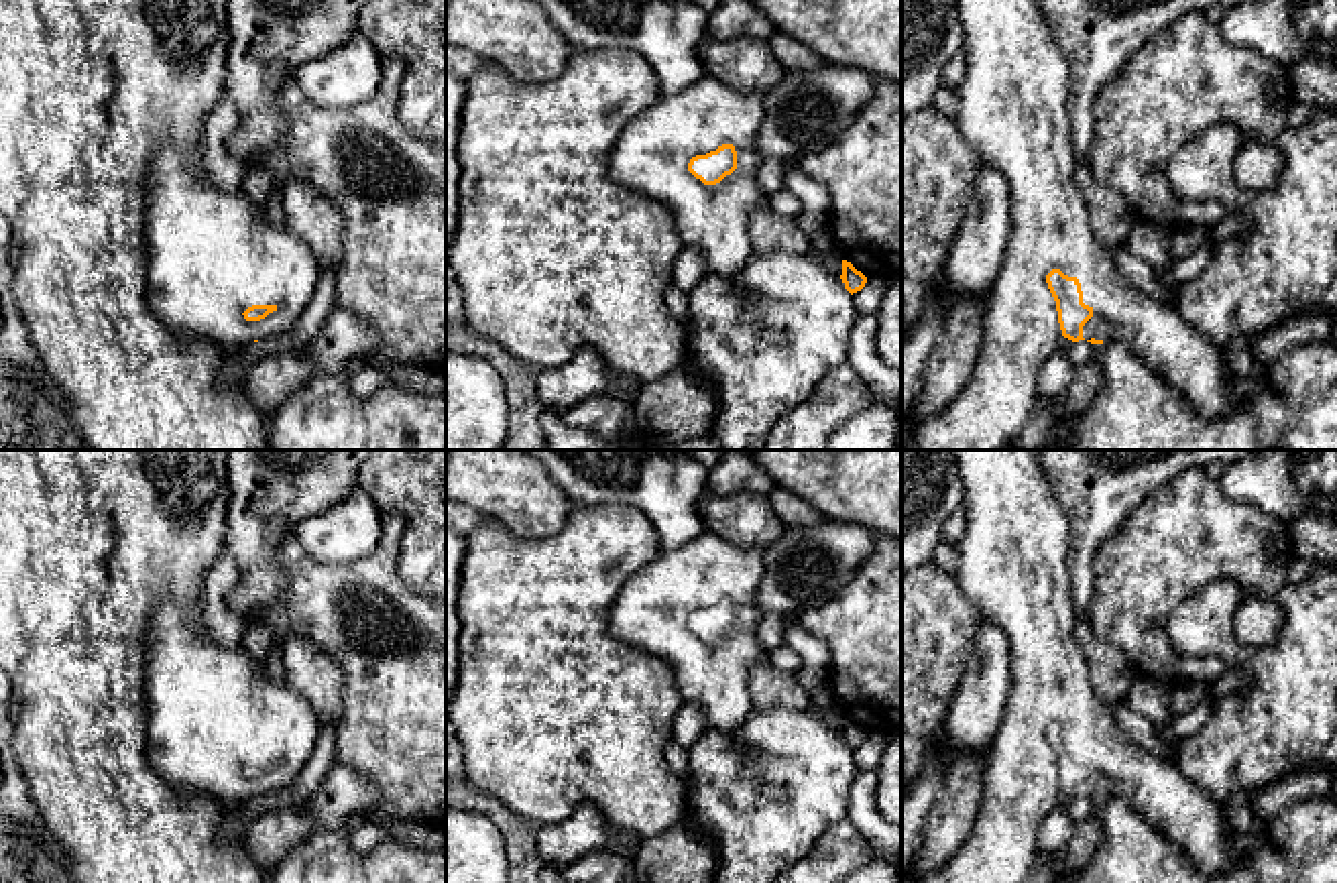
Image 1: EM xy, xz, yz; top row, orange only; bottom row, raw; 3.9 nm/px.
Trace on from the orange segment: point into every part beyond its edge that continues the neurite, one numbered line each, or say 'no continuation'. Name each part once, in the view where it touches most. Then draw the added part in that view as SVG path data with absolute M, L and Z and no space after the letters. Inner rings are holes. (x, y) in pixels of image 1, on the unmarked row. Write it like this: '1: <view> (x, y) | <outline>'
1: yz (1012, 564) | M954 450L965 484L965 535L956 543L956 580L981 619L995 623L1009 641L1011 690L1005 718L991 745L983 800L956 855L918 883L1024 883L1040 855L1040 828L1054 808L1074 800L1062 791L1056 757L1046 730L1060 724L1077 732L1093 773L1085 796L1121 796L1154 828L1176 842L1209 877L1252 865L1264 838L1237 836L1225 826L1221 804L1195 785L1174 761L1138 747L1117 724L1111 706L1093 686L1079 643L1083 619L1072 598L1072 568L1066 562L1070 521L1032 450Z

